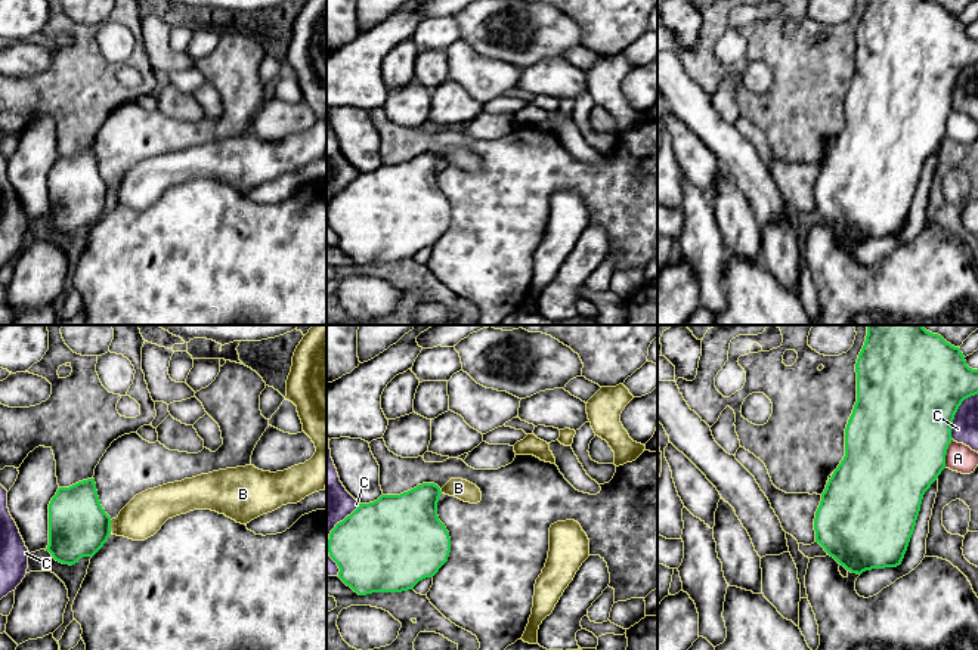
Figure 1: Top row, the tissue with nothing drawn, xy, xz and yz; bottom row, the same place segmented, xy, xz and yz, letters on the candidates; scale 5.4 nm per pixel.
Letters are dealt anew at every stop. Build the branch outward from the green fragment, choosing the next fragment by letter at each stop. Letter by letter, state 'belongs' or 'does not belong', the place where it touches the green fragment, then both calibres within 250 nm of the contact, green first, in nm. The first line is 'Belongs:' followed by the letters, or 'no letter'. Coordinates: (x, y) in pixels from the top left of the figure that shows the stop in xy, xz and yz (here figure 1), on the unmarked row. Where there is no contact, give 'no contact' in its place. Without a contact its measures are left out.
Belongs: B
A: does not belong; meets green in yz at (946, 123); 500 nm thick on the green side, 150 nm on the other
B: belongs; meets green in xy at (110, 195); 320 nm thick on the green side, 220 nm on the other
C: does not belong; meets green in yz at (955, 83); 500 nm thick on the green side, 140 nm on the other

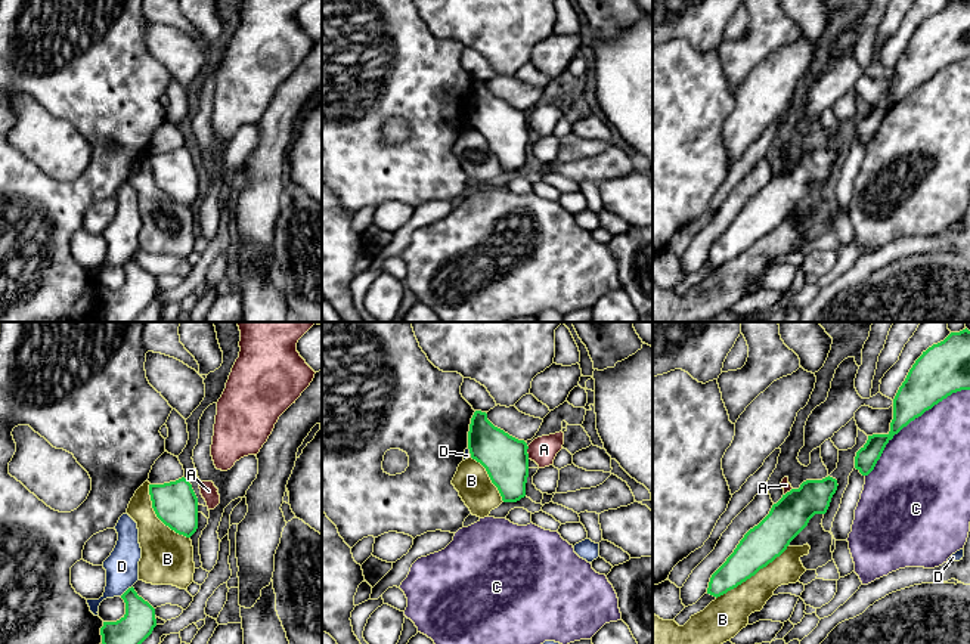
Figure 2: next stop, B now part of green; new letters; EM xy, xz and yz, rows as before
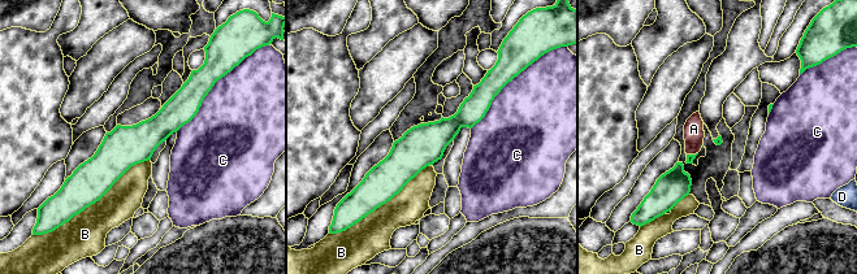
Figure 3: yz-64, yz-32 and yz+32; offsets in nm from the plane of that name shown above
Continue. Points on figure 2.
Belongs: no letter
A: does not belong; meets green in xz at (526, 121); 240 nm thick on the green side, 150 nm on the other
B: does not belong; meets green in yz at (752, 244); 220 nm thick on the green side, 220 nm on the other
C: does not belong; meets green in yz at (911, 89); 260 nm thick on the green side, 460 nm on the other
D: does not belong; meets green in xy at (127, 259); 190 nm thick on the green side, 180 nm on the other

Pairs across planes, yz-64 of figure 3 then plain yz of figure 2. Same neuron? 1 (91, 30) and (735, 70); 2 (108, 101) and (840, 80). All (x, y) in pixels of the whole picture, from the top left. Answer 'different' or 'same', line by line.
1: same
2: different

